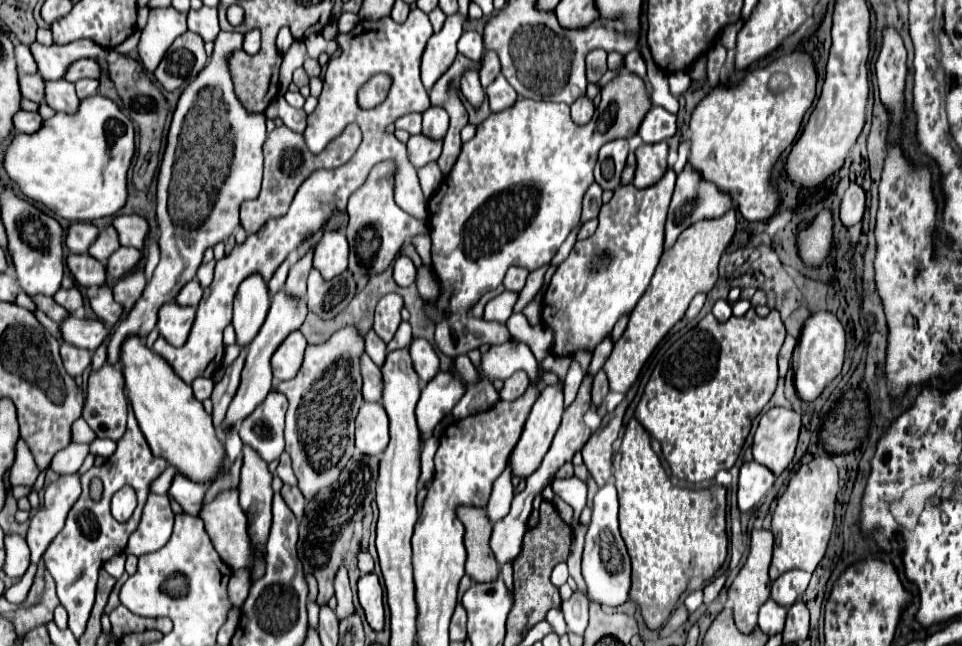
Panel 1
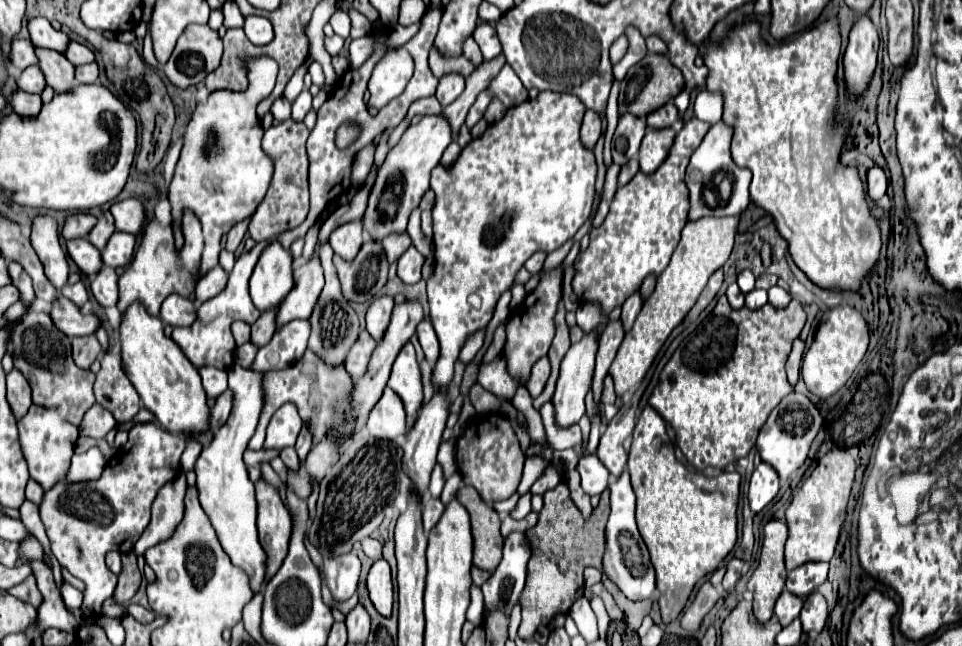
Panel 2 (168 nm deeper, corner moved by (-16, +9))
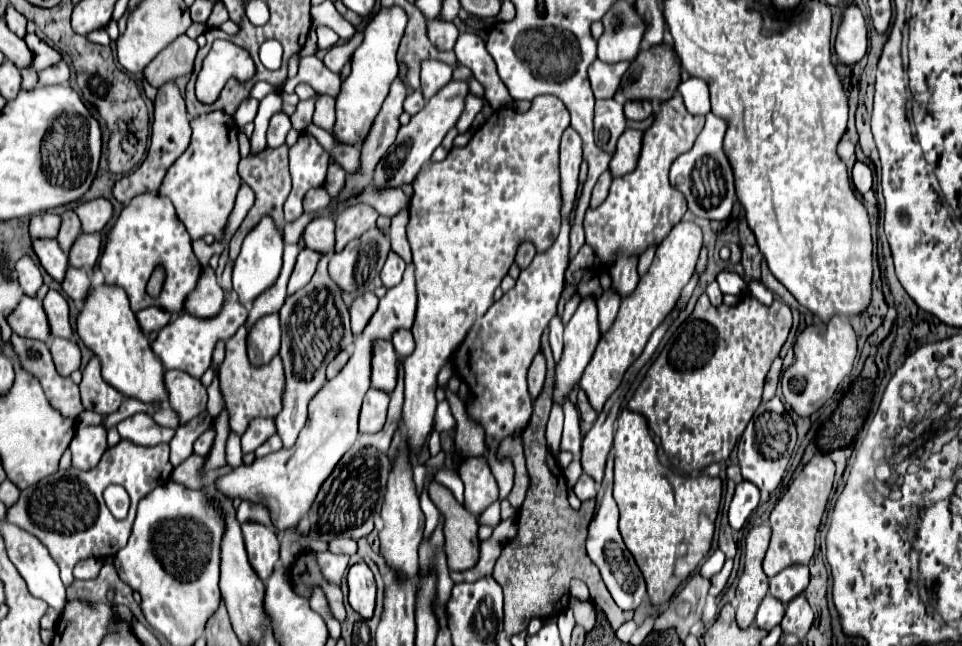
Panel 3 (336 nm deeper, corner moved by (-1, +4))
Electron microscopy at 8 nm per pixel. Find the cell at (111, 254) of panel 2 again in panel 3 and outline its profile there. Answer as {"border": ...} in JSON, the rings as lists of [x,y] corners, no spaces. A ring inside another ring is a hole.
{"border":[[[81,234],[81,240],[73,246],[73,252],[69,252],[69,264],[75,268],[81,266],[95,266],[103,250],[103,236],[101,234]]]}

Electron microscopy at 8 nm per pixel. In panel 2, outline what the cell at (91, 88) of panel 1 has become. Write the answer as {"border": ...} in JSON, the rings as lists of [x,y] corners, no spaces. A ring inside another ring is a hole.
{"border":[[[88,63],[76,67],[76,83],[98,83],[98,65]]]}

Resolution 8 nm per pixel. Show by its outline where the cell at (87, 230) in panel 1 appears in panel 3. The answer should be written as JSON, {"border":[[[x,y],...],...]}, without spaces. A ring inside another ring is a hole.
{"border":[[[45,212],[31,218],[31,236],[33,238],[57,238],[57,232],[61,228],[61,216]]]}

